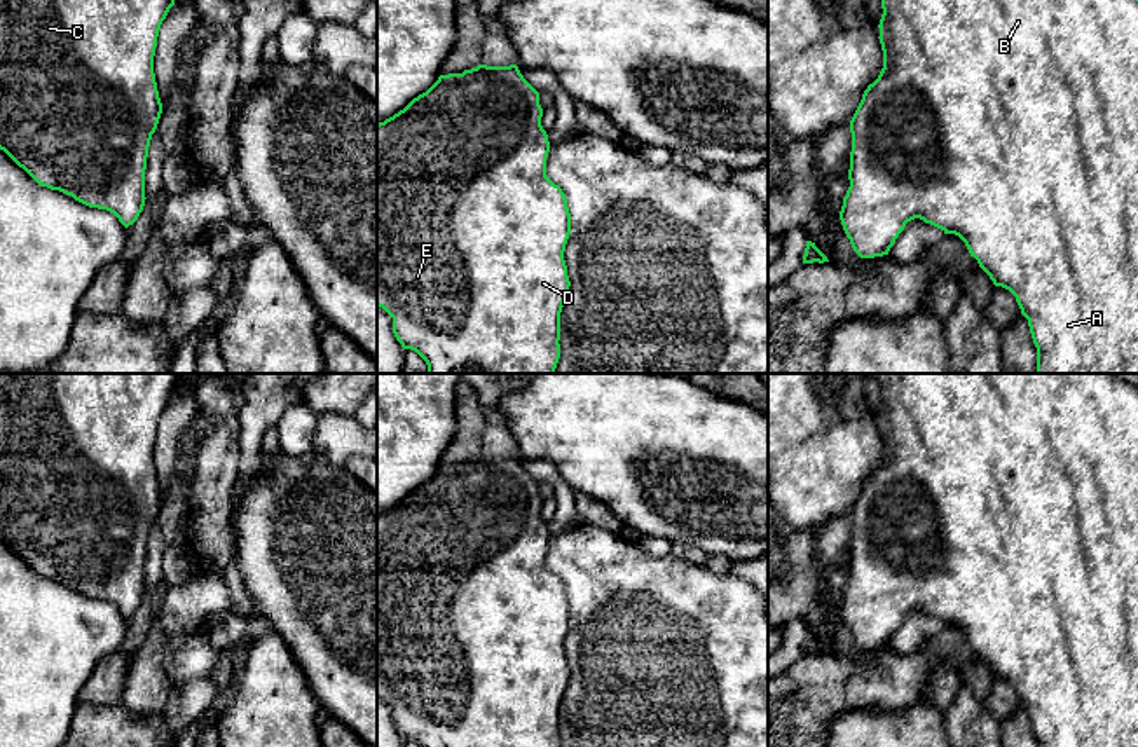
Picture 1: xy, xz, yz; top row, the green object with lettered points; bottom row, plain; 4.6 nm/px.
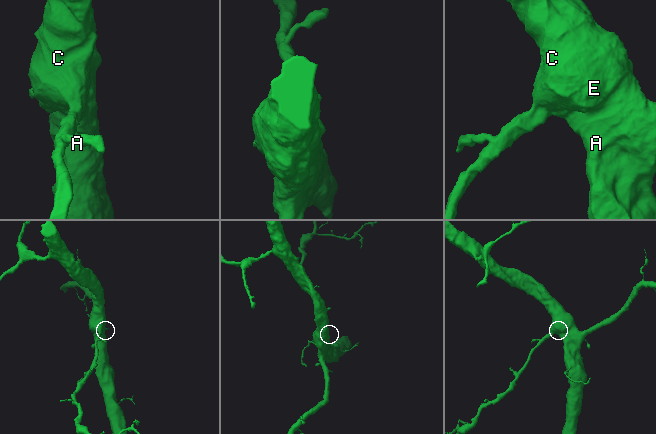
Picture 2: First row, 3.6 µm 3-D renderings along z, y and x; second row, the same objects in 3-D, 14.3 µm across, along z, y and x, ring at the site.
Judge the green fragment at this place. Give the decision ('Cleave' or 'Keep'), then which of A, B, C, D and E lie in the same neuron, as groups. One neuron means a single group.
Keep. Groups: A B C D E

